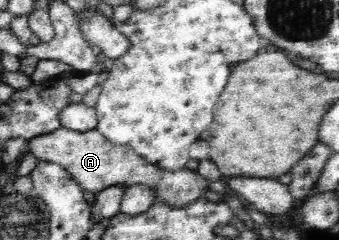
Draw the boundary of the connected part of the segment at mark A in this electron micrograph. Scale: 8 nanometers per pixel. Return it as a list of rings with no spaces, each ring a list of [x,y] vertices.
[[[60,126],[53,132],[32,137],[27,141],[26,151],[32,153],[38,161],[52,161],[72,176],[72,180],[84,190],[100,193],[103,189],[122,184],[128,187],[134,184],[146,185],[154,191],[155,200],[172,208],[186,208],[205,195],[210,181],[190,169],[164,170],[148,163],[130,146],[114,145],[96,128],[85,131],[70,130]]]

